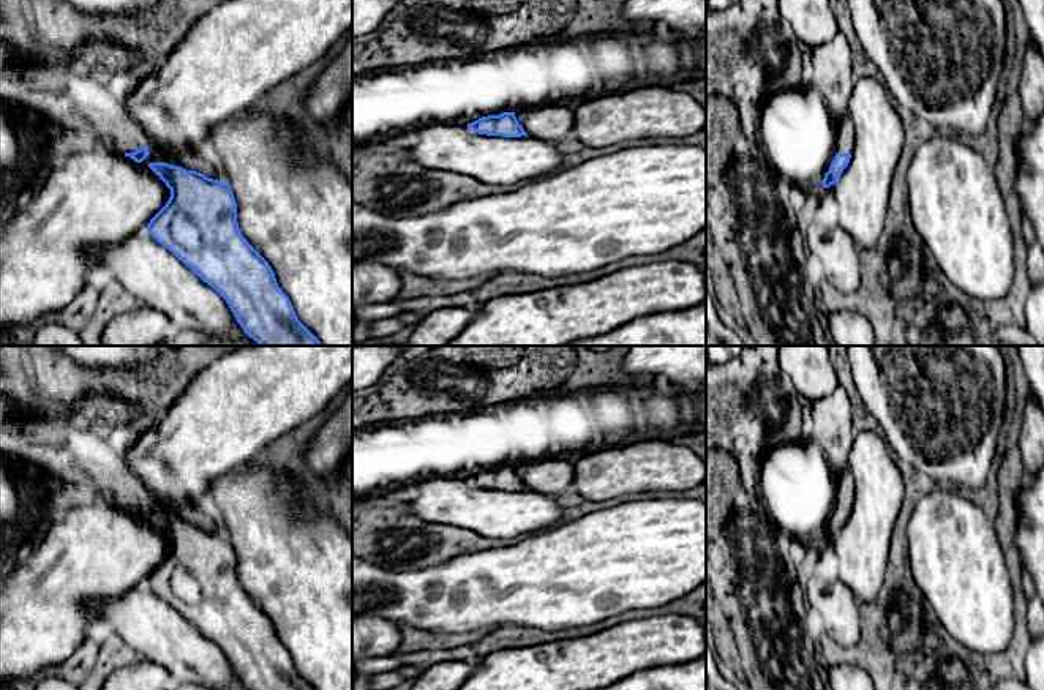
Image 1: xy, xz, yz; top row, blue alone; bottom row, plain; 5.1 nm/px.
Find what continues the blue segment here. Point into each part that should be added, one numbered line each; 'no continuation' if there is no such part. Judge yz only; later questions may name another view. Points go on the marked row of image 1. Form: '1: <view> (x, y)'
1: yz (845, 131)

